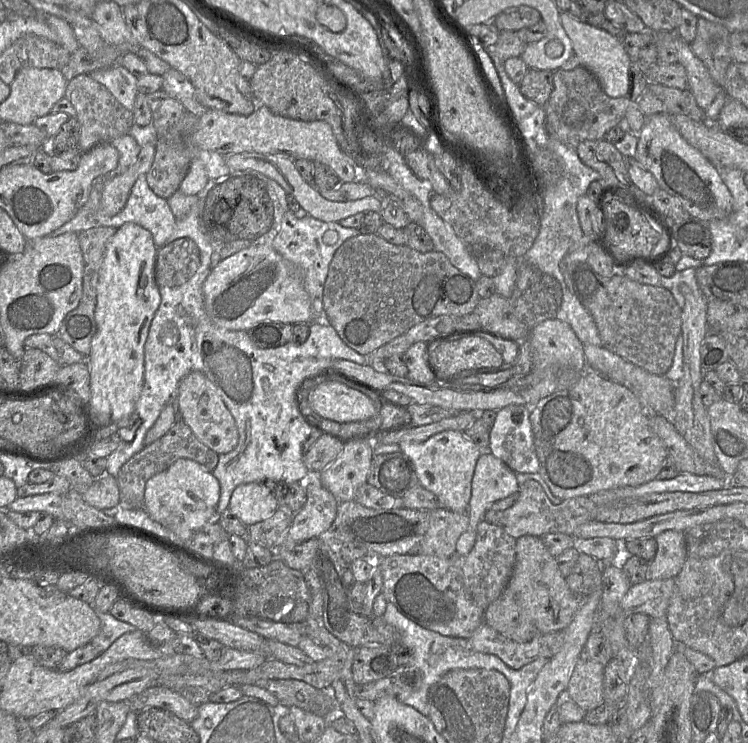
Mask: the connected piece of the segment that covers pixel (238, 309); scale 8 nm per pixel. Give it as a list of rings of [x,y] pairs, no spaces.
[[[252,245],[222,260],[213,268],[203,284],[204,306],[210,320],[226,330],[247,331],[263,321],[292,325],[313,322],[311,299],[304,287],[302,271],[277,253],[272,245]]]

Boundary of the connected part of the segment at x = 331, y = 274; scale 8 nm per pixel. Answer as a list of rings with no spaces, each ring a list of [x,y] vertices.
[[[360,234],[358,236],[347,239],[333,255],[329,265],[328,275],[324,284],[323,312],[324,321],[328,322],[336,330],[342,341],[347,346],[360,353],[361,355],[367,355],[377,348],[386,345],[394,338],[405,334],[410,328],[425,320],[442,315],[461,317],[473,313],[479,300],[480,298],[476,290],[475,282],[456,267],[454,267],[443,253],[434,250],[427,253],[421,253],[407,245],[394,245],[389,243],[378,234]]]

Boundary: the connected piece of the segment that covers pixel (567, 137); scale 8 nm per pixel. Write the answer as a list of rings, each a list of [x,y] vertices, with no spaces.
[[[585,67],[573,70],[558,69],[553,73],[553,90],[544,105],[544,127],[548,136],[576,148],[584,140],[603,140],[608,130],[617,126],[633,104],[627,97],[610,98],[598,79]]]

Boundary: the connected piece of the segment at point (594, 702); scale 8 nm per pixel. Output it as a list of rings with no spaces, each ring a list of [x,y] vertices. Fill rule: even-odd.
[[[580,657],[567,687],[567,697],[585,712],[593,710],[603,701],[604,665]]]

